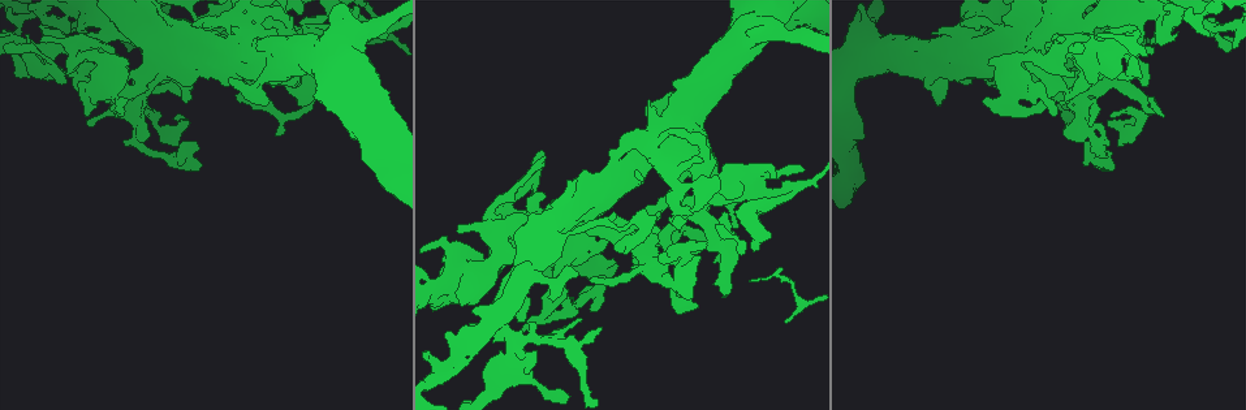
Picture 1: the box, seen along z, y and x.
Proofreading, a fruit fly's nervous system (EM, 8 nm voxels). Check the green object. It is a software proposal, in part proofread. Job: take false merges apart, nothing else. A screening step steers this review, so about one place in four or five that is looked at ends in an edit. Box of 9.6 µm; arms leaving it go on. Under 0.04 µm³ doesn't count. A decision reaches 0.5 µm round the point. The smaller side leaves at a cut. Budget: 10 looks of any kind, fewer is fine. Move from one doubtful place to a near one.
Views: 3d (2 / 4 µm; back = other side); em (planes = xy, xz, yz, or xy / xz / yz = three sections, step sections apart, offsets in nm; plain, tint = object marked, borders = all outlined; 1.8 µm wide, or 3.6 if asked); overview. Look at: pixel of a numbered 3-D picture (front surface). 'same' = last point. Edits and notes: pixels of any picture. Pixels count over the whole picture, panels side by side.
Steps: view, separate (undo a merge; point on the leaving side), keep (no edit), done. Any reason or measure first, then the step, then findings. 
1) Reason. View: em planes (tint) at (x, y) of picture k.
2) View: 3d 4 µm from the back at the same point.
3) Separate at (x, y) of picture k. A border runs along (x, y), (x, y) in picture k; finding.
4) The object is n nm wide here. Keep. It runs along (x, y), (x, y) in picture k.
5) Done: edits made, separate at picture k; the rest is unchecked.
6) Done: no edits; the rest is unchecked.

Looks like a crossing. View: 3d 4 µm at (660, 272) of picture 1.

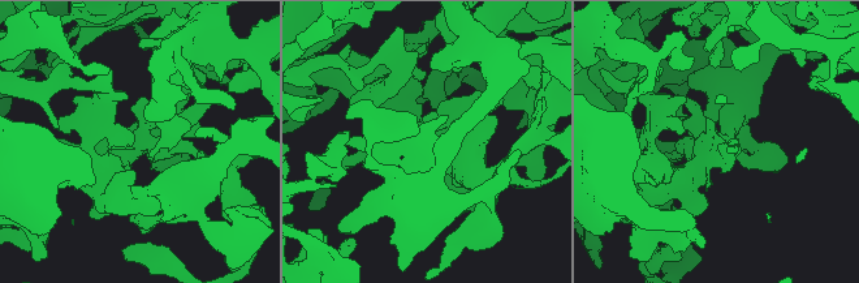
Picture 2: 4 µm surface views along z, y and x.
Need the tissue. View: em yz step 16 (tint) at (136, 145) of picture 2.

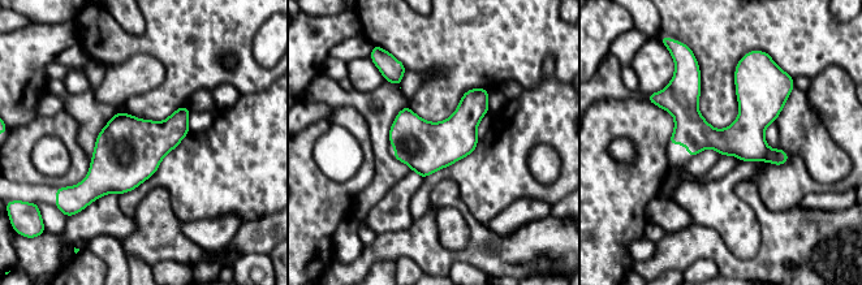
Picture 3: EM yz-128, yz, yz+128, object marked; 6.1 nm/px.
The object is 220 nm wide here. Keep. One neuron here.

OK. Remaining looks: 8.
Narrows sharply. View: 3d 4 µm at (786, 182) of picture 1.

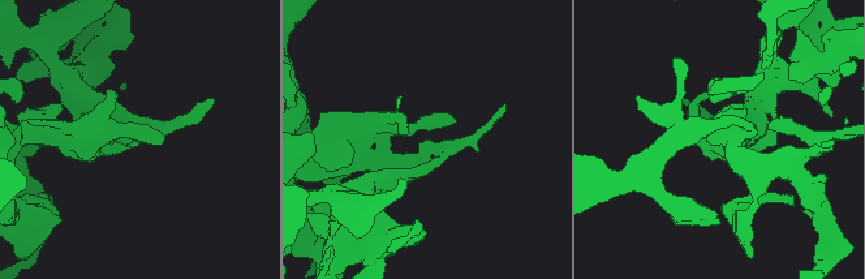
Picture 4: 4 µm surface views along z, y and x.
Now the EM. View: em planes (plain) at (424, 141) of picture 4.

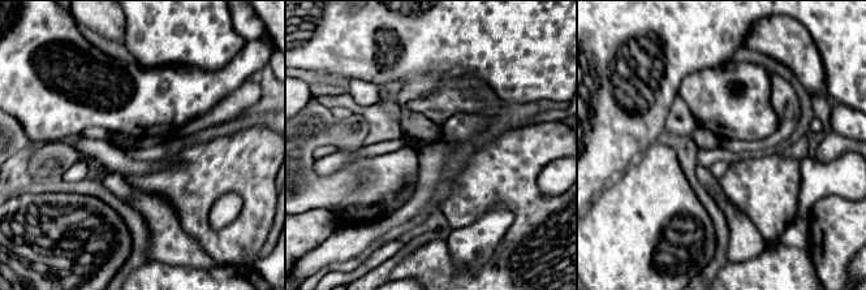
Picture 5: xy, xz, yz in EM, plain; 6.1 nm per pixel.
View: em planes (tint) at the same point.

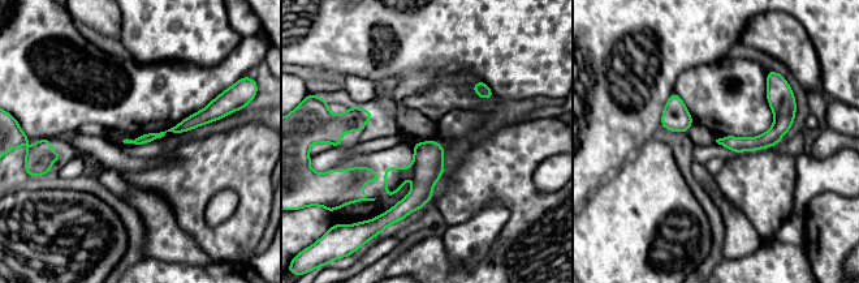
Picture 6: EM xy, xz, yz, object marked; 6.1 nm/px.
The object is 60 nm wide here. Keep. Continuous, no second neuron.

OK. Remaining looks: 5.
Sudden change in width. View: em planes (tint) at (373, 30) of picture 1.

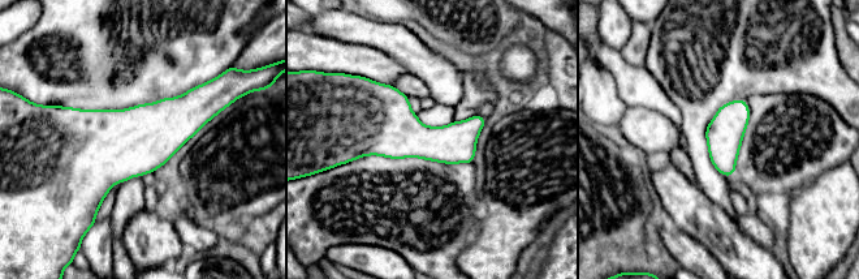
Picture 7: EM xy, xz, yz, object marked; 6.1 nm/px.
Keep. One neuron here.

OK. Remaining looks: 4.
Closes a loop. View: 3d 4 µm from the back at (682, 140) of picture 1.

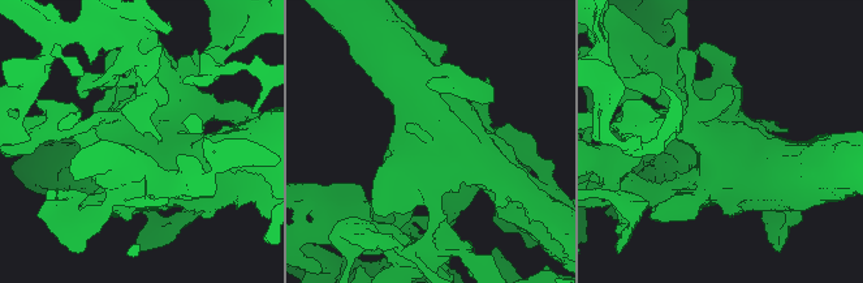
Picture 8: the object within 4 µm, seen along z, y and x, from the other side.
View: em 3.6 µm planes (tint) at (142, 145) of picture 8.

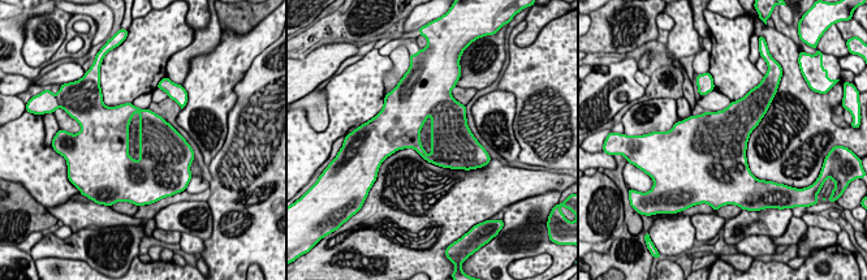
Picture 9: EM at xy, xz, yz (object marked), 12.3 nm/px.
Keep. One neuron here.

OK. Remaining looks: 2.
Done: no edits; the rest is unchecked.

